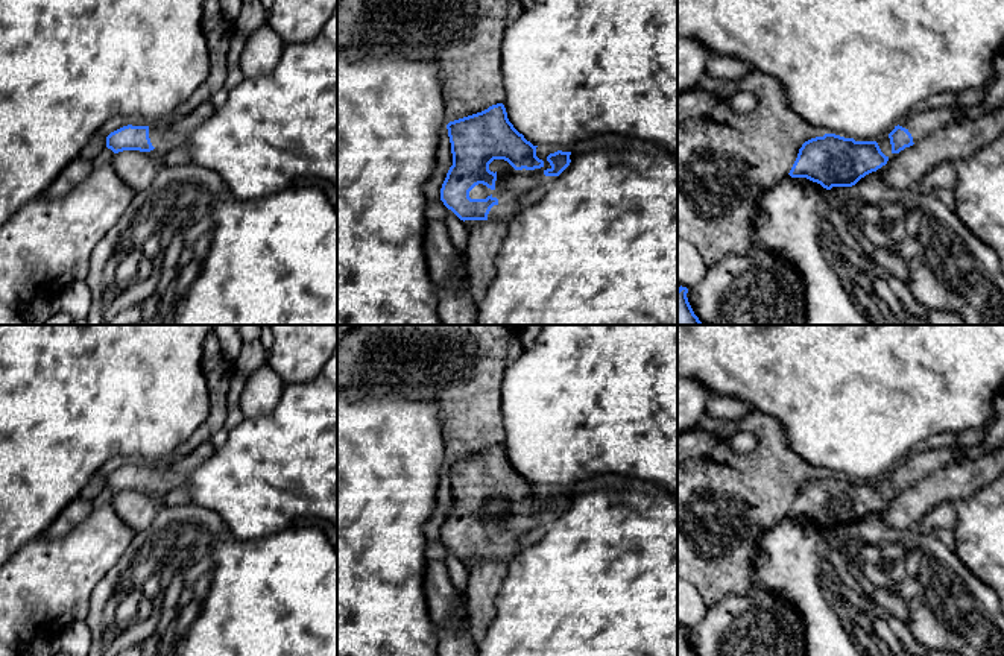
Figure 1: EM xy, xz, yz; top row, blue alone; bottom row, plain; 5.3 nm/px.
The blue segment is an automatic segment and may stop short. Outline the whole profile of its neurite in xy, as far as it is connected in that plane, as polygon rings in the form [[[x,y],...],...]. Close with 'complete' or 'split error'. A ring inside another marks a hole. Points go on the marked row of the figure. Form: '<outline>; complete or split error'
[[[138,121],[135,126],[128,125],[106,137],[106,147],[114,153],[123,150],[150,152],[159,147],[161,128]]]; split error

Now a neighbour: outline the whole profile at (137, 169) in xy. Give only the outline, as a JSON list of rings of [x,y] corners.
[[[164,149],[150,152],[123,150],[114,153],[112,167],[117,176],[134,191],[149,190],[152,181],[164,166]]]

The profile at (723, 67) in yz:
[[[712,53],[705,73],[715,79],[731,80],[740,79],[755,71],[755,67],[746,61],[738,58],[725,56],[718,53]]]

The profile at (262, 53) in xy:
[[[261,24],[246,38],[240,67],[248,79],[266,76],[279,64],[286,43],[267,24]]]

